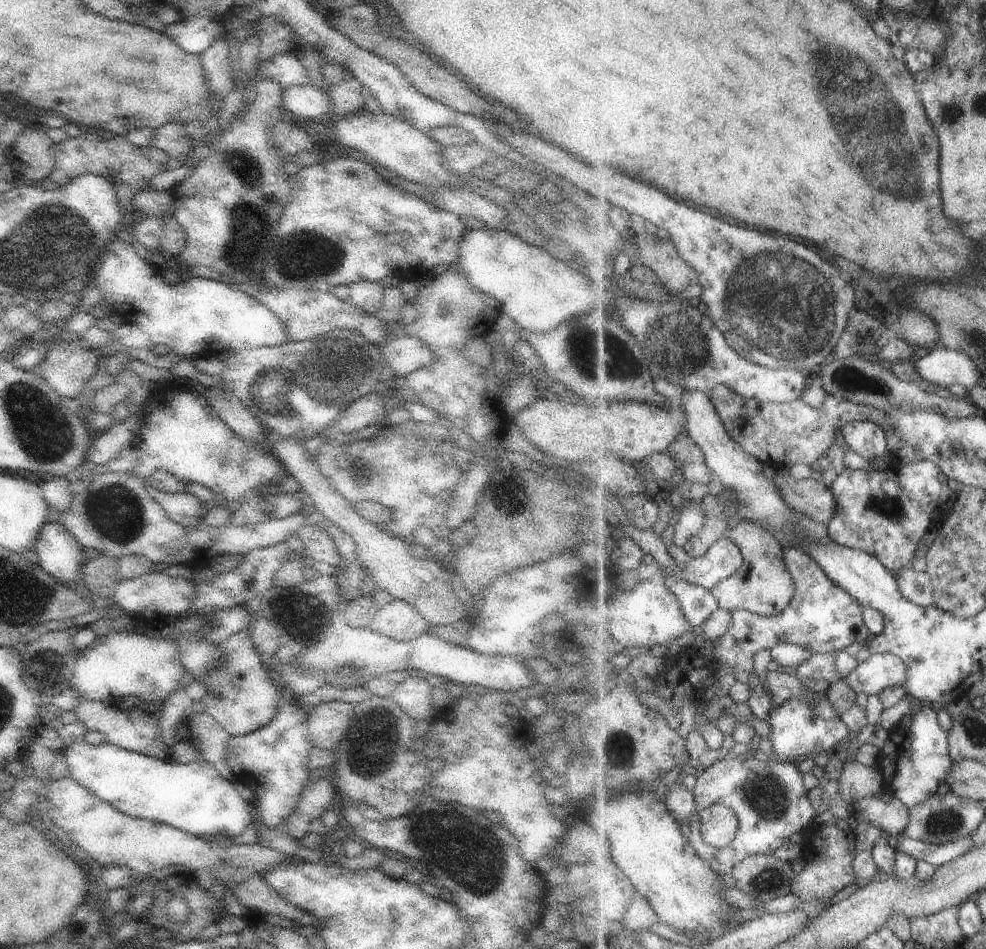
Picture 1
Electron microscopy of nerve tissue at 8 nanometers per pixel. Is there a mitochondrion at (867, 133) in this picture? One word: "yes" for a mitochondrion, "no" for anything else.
yes

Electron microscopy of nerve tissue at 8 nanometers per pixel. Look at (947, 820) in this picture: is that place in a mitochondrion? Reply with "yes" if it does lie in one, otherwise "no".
yes

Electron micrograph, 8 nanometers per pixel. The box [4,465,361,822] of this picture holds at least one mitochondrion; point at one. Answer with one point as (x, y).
(117, 512)

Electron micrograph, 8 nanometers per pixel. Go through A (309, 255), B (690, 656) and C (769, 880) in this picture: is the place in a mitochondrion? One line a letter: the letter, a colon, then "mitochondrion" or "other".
A: mitochondrion
B: other
C: mitochondrion

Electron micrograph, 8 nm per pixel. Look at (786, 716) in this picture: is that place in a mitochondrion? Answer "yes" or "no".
no

